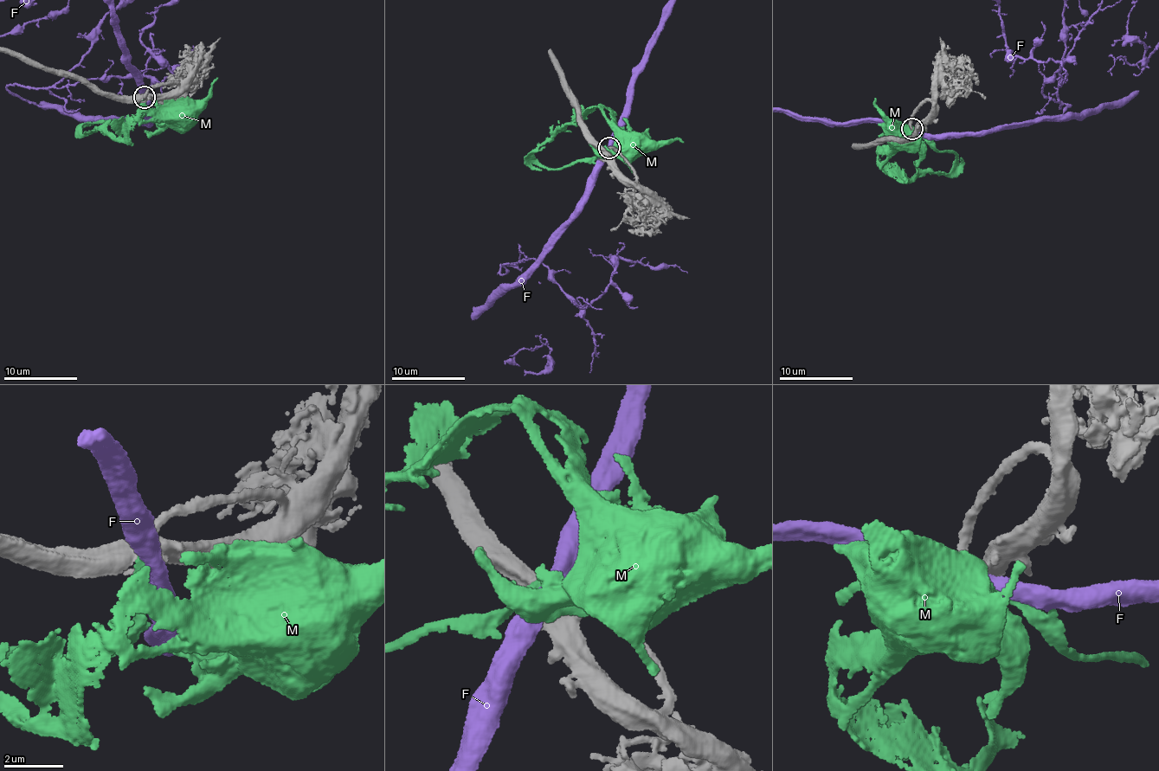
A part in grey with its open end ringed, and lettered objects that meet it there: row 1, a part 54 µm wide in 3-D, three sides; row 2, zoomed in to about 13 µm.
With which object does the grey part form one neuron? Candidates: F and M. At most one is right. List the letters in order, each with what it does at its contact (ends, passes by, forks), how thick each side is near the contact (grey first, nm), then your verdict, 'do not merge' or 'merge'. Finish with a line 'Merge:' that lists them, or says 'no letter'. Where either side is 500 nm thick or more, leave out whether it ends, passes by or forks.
F: 240 nm thick on the grey side, 550 nm on the other; do not merge
M: it ends there; 240 nm thick on the grey side, 280 nm on the other; merge
Merge: M

